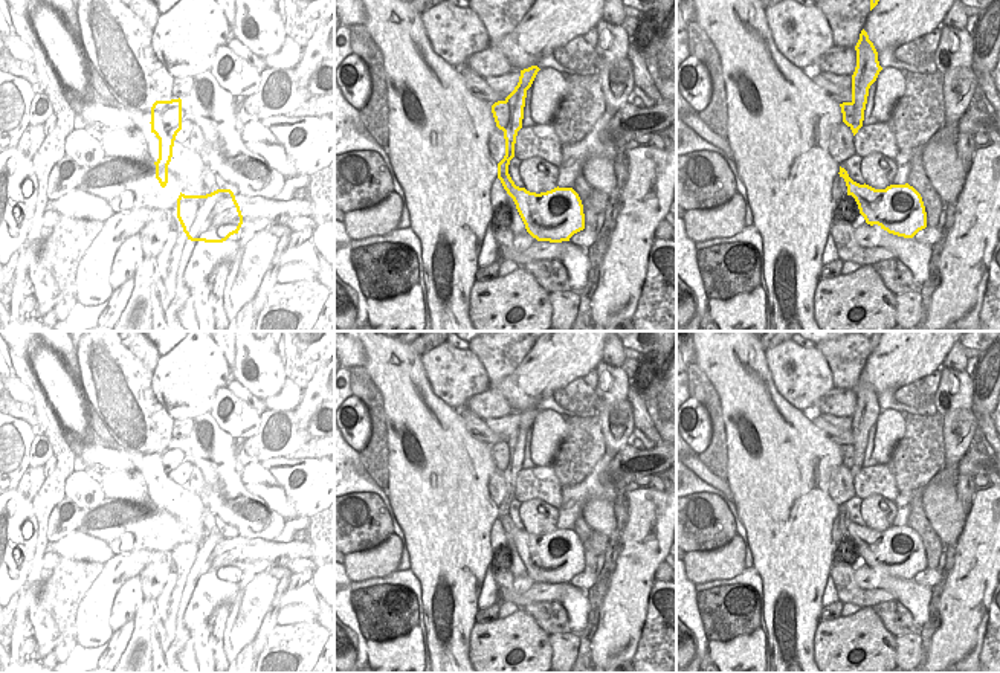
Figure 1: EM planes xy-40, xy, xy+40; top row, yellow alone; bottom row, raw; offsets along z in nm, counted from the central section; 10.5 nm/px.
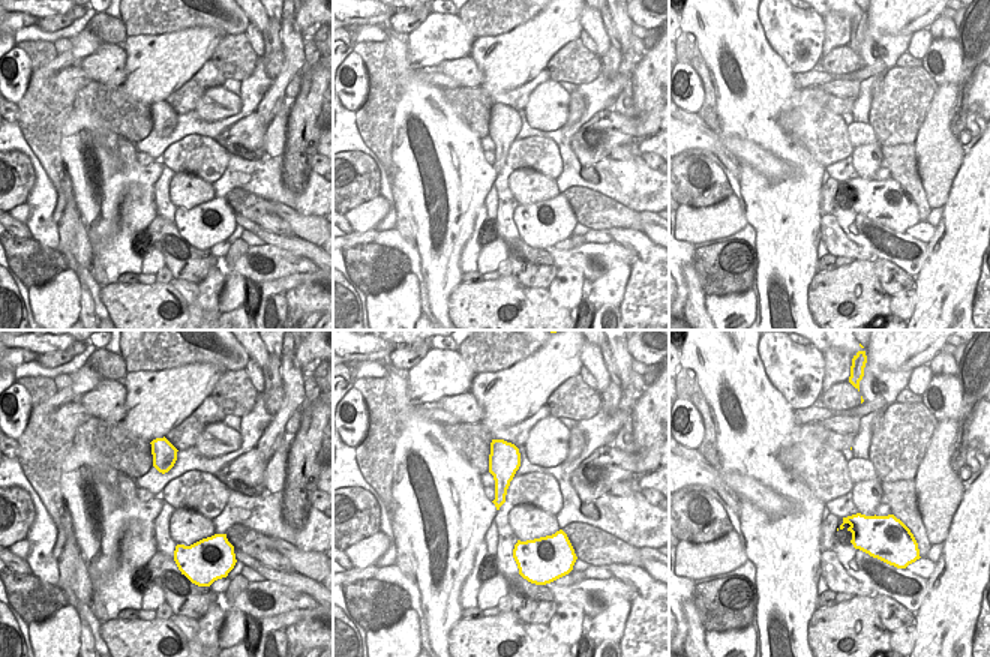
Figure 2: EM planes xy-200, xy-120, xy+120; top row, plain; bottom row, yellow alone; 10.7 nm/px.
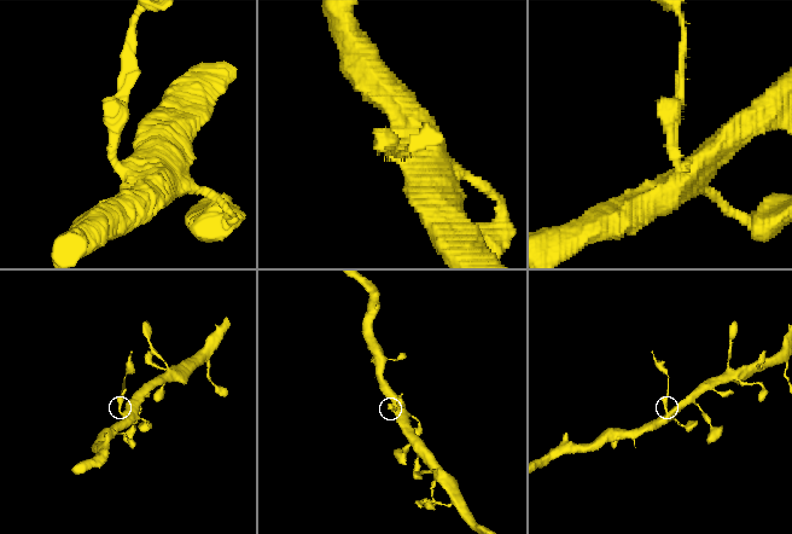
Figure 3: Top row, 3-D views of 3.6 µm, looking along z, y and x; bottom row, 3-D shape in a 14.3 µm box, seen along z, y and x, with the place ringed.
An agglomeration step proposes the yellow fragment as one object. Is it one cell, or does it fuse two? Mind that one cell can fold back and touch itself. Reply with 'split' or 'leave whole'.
split

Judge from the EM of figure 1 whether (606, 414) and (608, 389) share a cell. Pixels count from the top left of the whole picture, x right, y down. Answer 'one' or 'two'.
two

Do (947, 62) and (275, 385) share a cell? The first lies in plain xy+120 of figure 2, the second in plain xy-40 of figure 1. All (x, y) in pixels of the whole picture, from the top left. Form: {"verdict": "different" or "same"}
{"verdict": "same"}

